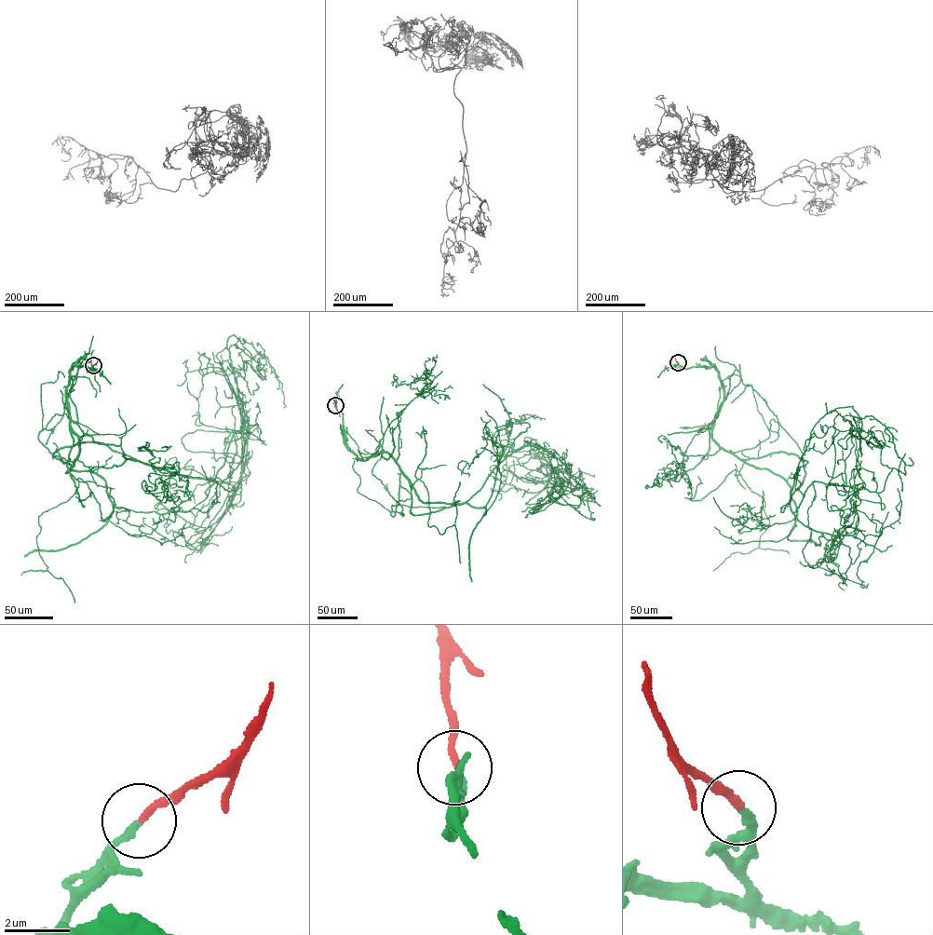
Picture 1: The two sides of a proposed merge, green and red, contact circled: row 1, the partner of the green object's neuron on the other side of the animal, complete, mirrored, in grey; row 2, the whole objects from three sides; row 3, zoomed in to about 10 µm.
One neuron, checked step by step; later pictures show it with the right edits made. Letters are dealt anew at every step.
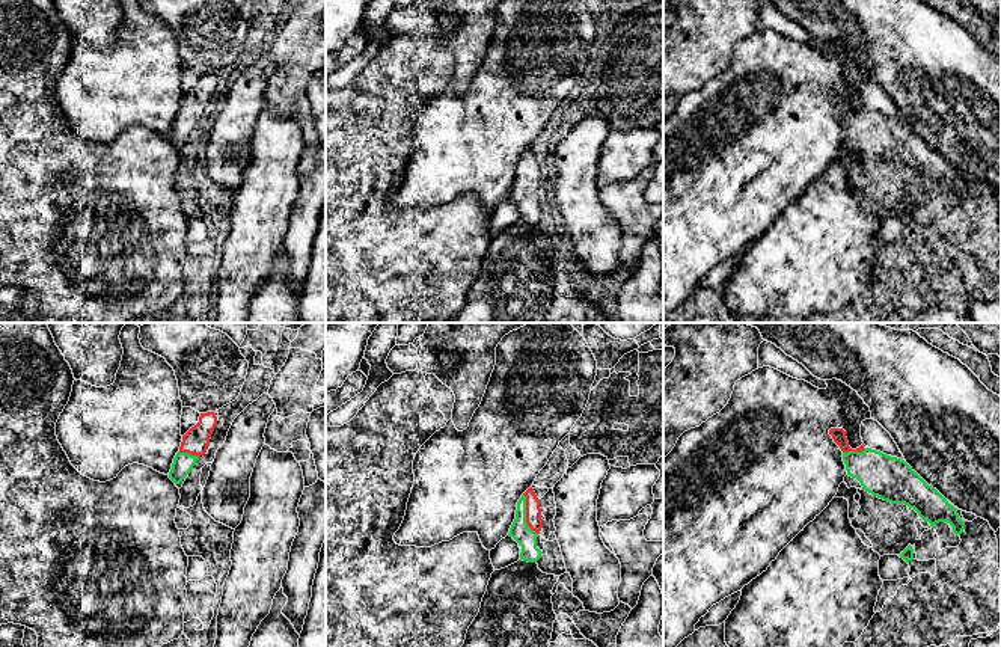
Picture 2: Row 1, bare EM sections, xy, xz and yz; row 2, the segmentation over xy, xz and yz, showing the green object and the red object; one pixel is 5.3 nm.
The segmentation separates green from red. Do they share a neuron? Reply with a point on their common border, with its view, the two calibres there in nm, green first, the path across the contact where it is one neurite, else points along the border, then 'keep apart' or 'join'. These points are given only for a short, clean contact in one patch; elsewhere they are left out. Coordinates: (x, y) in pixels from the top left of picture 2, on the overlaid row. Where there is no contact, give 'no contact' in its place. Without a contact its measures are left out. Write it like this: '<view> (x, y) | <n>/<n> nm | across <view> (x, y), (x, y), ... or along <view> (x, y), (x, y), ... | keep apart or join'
xz (525, 515) | 100/90 nm | across xz (519, 531), (525, 525), (525, 515), (534, 521) | join

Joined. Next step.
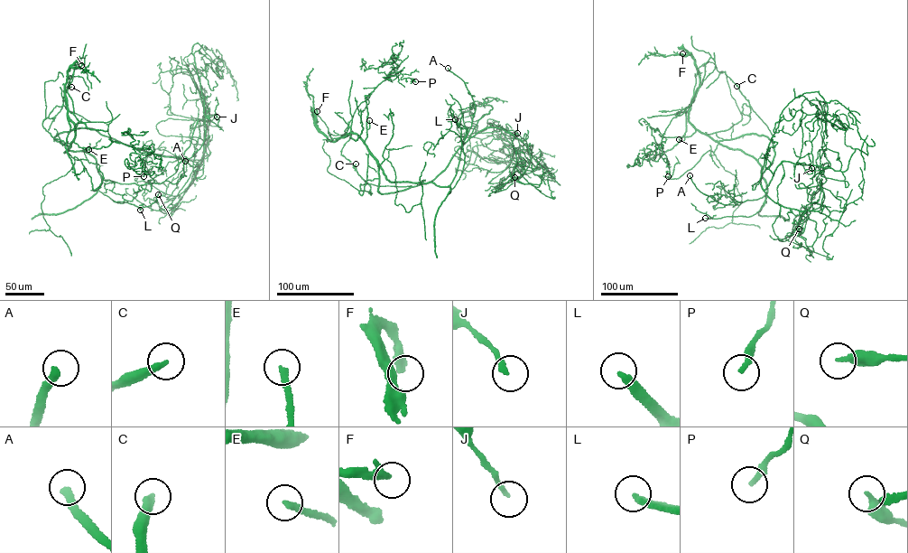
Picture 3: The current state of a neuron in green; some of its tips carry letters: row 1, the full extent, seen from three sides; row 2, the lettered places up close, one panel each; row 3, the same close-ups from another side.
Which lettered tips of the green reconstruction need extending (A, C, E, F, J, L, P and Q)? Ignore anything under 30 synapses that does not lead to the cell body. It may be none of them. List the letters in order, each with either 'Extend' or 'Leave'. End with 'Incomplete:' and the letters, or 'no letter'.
A: Extend
C: Extend
E: Extend
F: Leave
J: Leave
L: Extend
P: Leave
Q: Leave
Incomplete: A, C, E, L

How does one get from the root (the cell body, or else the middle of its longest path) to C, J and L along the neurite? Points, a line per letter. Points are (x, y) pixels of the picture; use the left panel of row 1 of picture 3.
C: (113, 139), (83, 128), (55, 135), (69, 147), (43, 128), (42, 121), (56, 106), (62, 106), (71, 87)
J: (113, 139), (181, 158), (202, 119), (203, 143), (162, 135), (157, 124), (209, 125), (208, 115), (217, 117)
L: (113, 139), (83, 128), (54, 138), (68, 146), (65, 153), (94, 157), (98, 191), (140, 210)

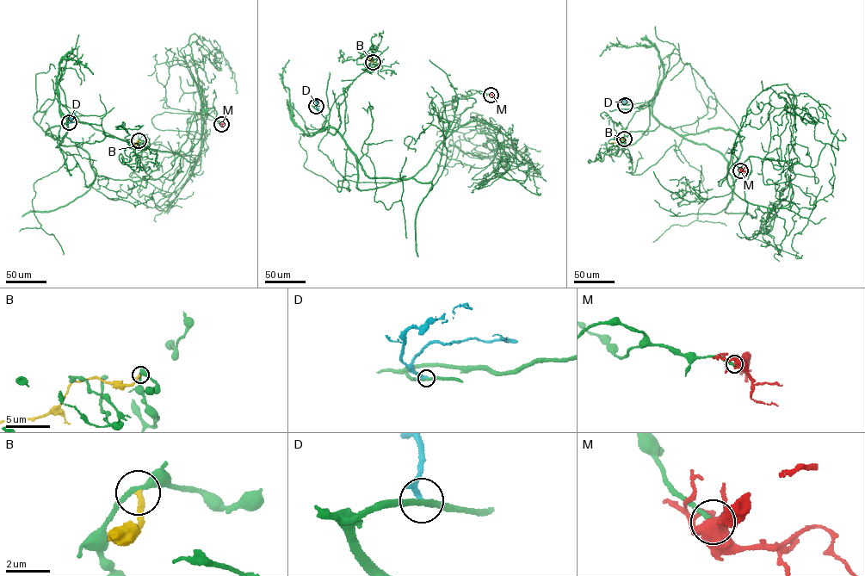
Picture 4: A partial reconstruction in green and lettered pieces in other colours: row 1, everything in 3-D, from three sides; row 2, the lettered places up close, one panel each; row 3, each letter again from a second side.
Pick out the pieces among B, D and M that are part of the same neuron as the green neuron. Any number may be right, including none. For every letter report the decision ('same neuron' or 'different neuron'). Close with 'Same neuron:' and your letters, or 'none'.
B: different neuron
D: different neuron
M: different neuron
Same neuron: none

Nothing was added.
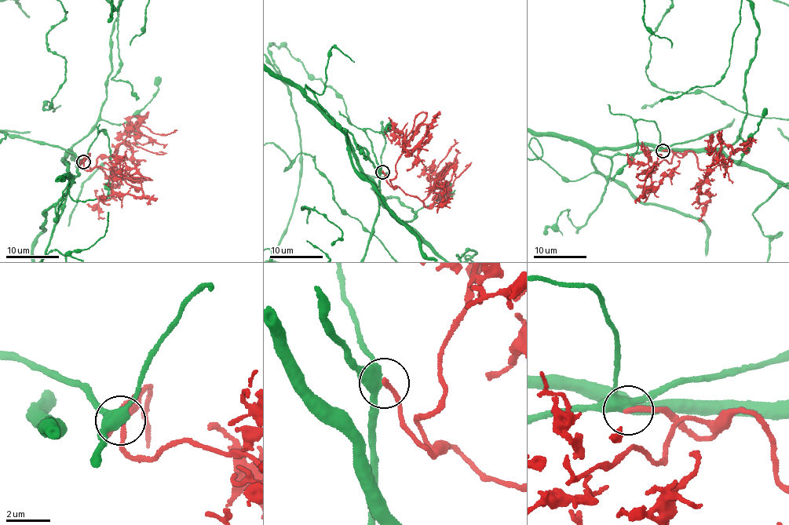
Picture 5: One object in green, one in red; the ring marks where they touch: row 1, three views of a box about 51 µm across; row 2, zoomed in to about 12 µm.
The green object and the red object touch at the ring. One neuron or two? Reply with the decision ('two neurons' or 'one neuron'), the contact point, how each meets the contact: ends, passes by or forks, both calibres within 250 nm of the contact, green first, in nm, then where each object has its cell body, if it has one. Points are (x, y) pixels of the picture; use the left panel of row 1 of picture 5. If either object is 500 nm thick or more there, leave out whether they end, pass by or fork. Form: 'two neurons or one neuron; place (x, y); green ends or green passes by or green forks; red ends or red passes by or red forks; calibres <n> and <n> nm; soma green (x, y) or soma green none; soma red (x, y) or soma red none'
two neurons; place (83, 162); green forks; red ends; calibres 400 and 240 nm; soma green none; soma red none

